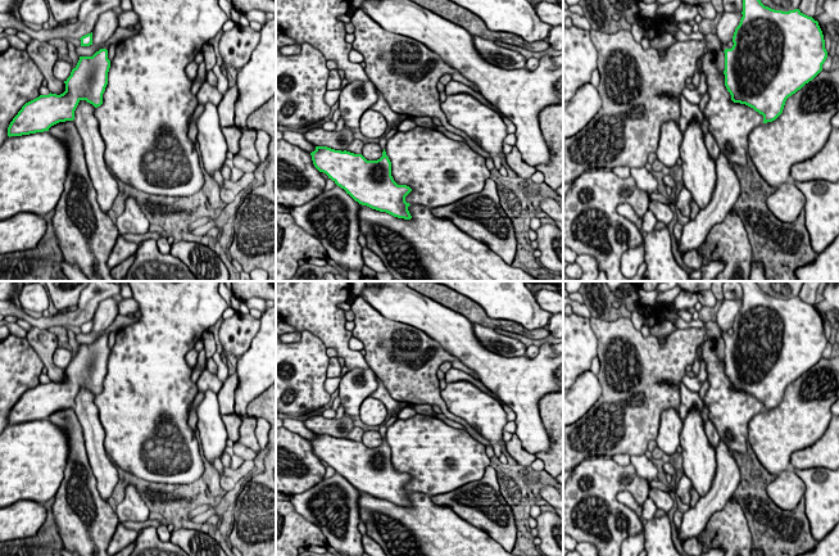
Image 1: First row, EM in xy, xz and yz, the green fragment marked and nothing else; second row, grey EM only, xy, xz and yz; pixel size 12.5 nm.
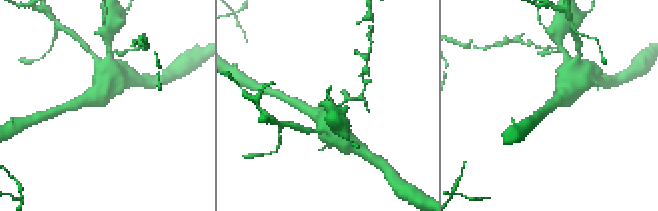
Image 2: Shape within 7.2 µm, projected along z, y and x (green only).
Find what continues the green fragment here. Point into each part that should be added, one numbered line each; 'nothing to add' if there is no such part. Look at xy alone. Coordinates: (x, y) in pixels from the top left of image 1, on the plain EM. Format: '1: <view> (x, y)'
nothing to add

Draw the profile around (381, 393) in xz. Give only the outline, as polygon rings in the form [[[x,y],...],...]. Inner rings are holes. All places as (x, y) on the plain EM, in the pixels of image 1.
[[[377,378],[378,387],[377,389],[371,394],[372,398],[376,398],[381,401],[386,408],[387,413],[391,417],[394,413],[400,412],[400,402],[395,401],[394,398],[390,397],[387,389],[385,388],[384,383]]]

